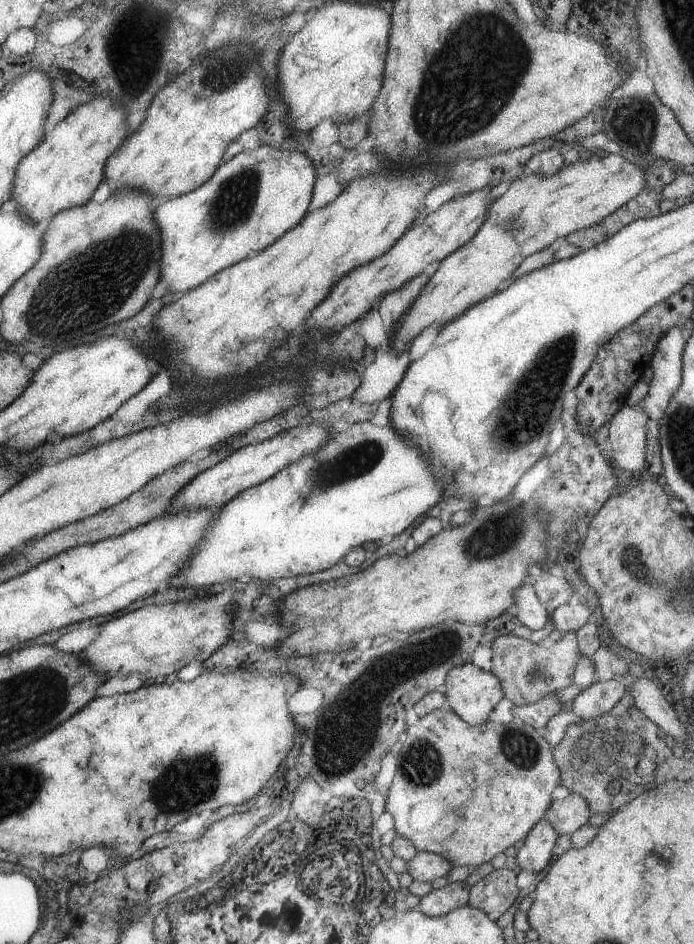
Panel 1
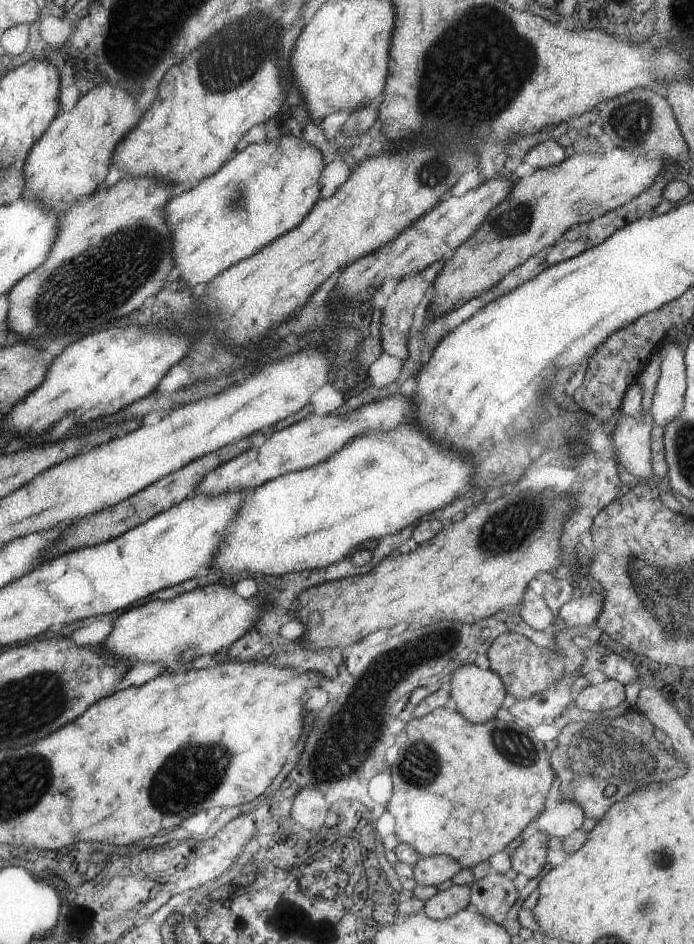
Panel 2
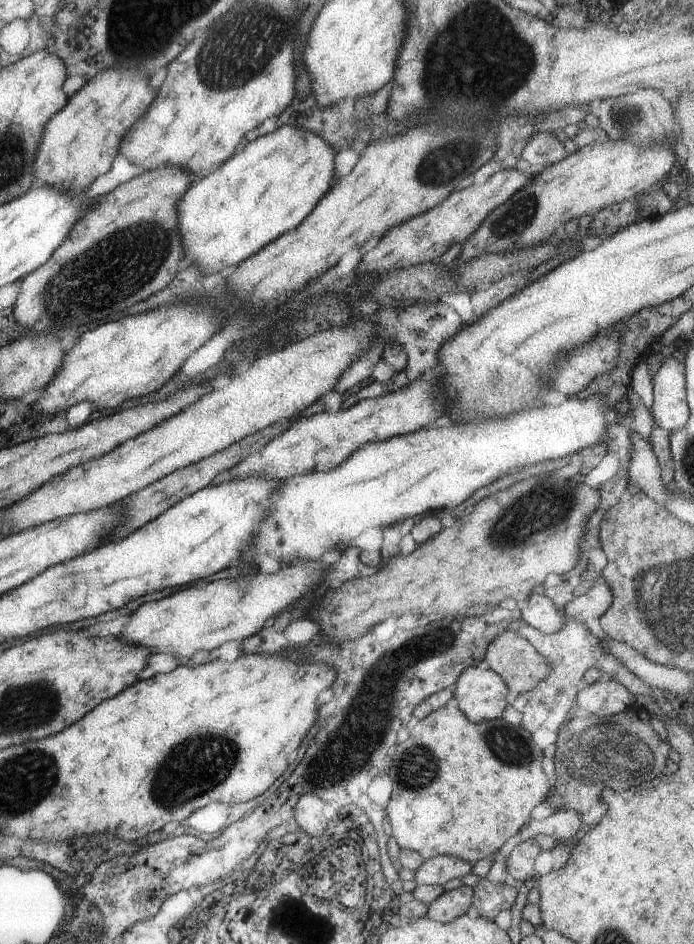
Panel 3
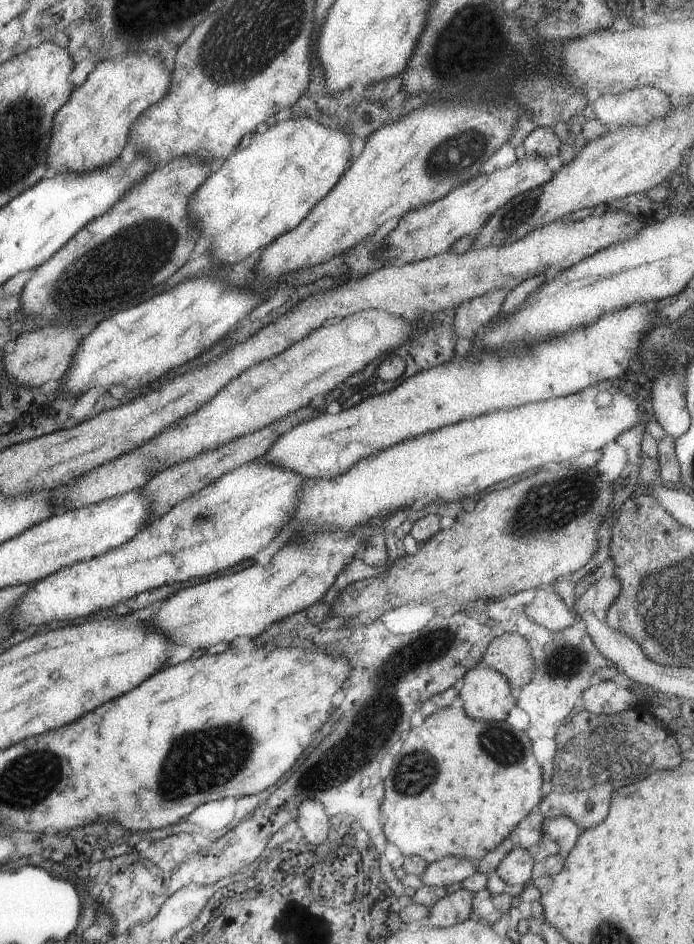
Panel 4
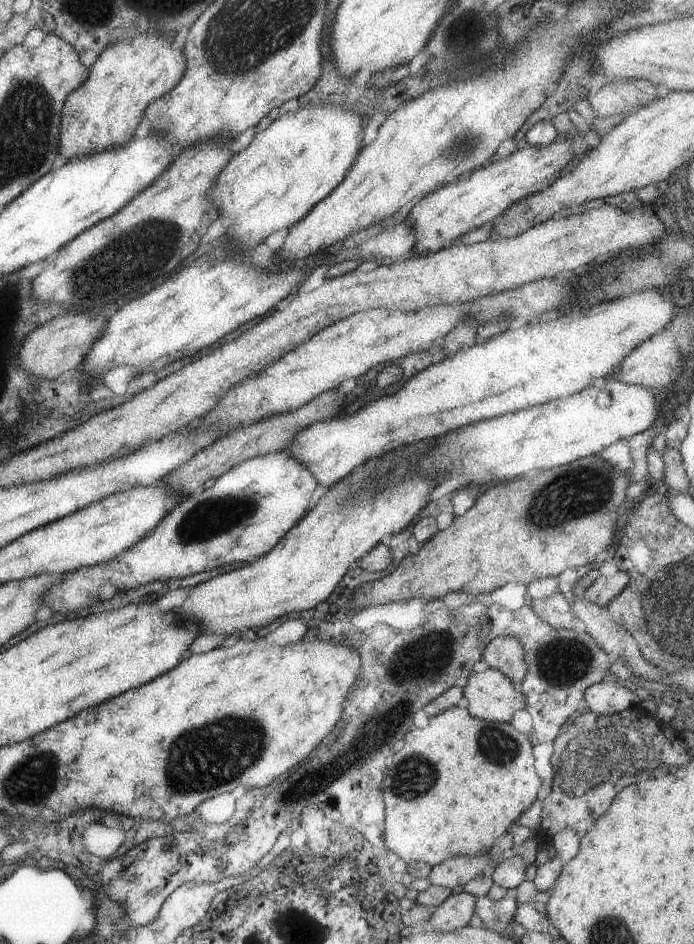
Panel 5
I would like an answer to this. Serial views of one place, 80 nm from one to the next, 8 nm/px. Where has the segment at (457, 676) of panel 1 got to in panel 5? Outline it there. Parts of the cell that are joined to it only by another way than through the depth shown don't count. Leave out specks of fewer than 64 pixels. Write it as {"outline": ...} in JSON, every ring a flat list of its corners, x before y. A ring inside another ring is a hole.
{"outline":[[495,669,471,673,462,695,467,699,469,714,483,720,509,723,512,714,524,708,524,698,517,686]]}

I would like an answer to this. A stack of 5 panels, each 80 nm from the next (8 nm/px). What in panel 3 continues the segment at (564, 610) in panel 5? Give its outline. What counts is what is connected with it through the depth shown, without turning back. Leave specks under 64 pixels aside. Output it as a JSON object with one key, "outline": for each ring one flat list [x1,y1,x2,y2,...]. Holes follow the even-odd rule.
{"outline":[[530,593,518,605,515,614,519,615,526,625,542,633,555,632,567,619,553,606,551,600,545,595,538,596,536,593]]}

